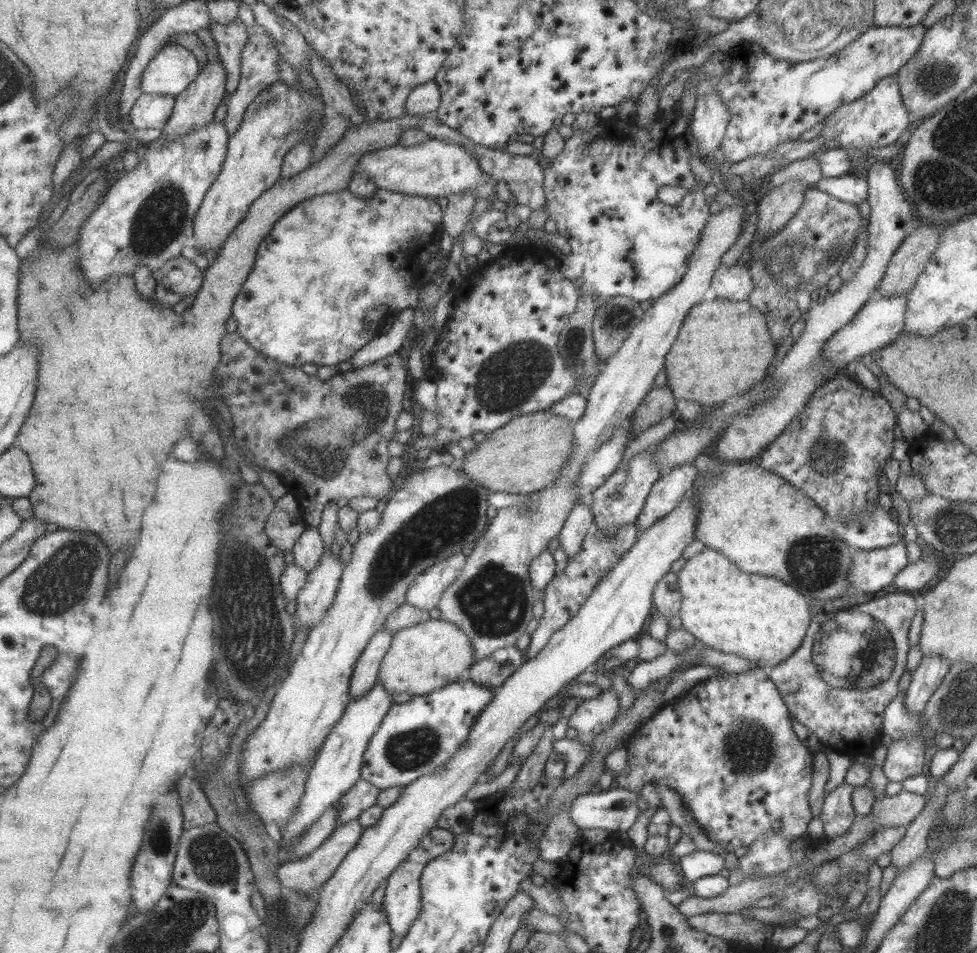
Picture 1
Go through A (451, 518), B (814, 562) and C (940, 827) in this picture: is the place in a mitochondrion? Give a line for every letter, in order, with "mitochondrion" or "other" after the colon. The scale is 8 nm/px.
A: mitochondrion
B: mitochondrion
C: other

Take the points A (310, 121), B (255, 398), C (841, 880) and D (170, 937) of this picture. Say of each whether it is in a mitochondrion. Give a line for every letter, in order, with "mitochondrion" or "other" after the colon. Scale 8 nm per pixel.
A: mitochondrion
B: other
C: mitochondrion
D: mitochondrion

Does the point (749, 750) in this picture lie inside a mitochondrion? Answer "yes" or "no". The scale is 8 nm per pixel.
yes

